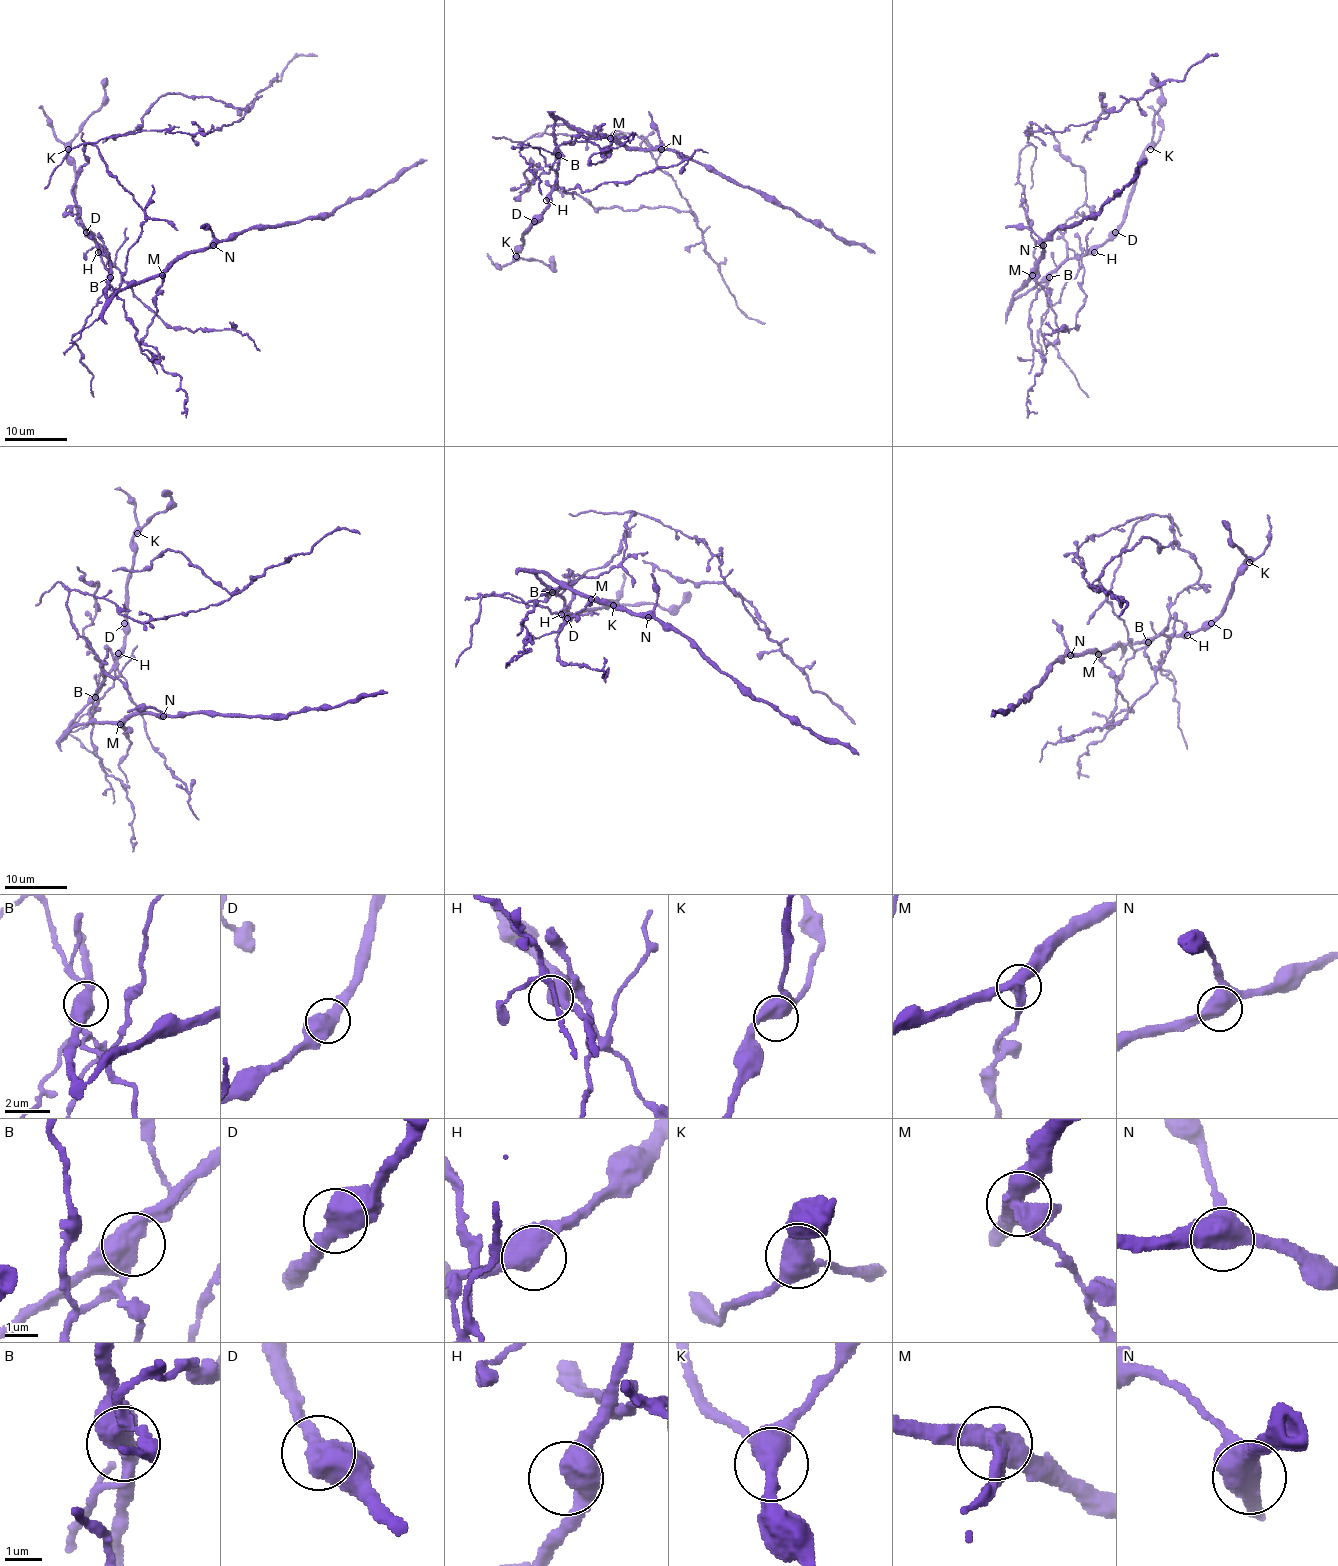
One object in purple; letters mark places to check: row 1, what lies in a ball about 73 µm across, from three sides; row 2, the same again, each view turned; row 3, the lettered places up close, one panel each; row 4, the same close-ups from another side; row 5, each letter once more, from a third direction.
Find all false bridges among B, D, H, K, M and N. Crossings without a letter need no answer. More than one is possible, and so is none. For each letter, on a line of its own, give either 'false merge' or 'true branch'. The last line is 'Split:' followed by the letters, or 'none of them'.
B: false merge
D: true branch
H: true branch
K: true branch
M: false merge
N: true branch
Split: B, M

